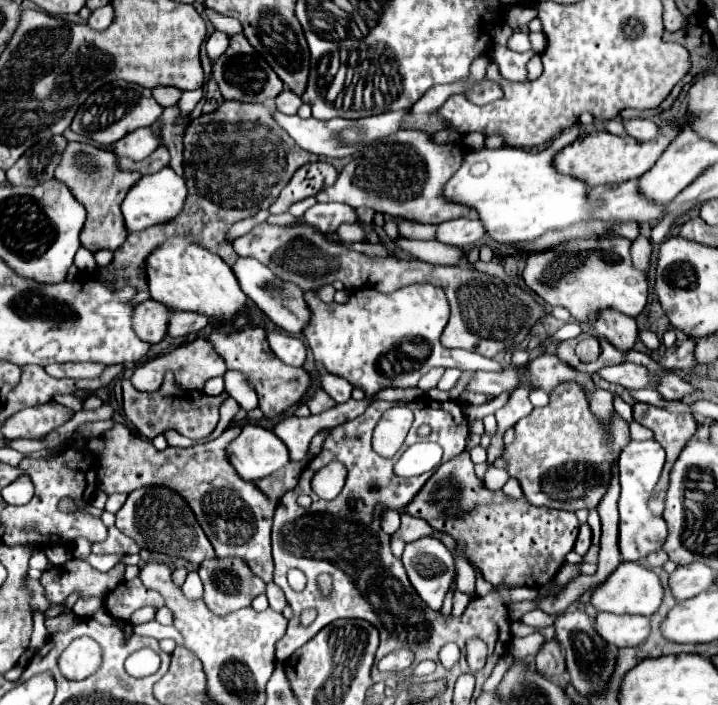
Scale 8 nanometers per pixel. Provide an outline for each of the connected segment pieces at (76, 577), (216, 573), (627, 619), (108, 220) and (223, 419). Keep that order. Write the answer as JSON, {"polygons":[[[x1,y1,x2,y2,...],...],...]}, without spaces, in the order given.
{"polygons":[[[69,559,63,565,47,569,41,575,41,585,51,605,63,603,73,591,81,591,81,597,105,597,123,581,123,569,125,565,117,563,111,571,101,573,85,561]],[[215,557,215,559,205,559,199,567,199,577,205,585,203,601,215,615,227,615,237,609,249,607,251,601,265,591,265,581,259,579,243,559,237,557]],[[599,613,595,629,613,647,637,647,651,633,651,619,643,615,607,615]],[[67,143,55,169,55,179,65,183,73,197,87,209,87,221,81,231,81,245,93,253,99,249,115,251,117,247,121,247,127,239,121,201,125,199,127,191,141,179,141,173,121,171,117,165,117,157,111,151,103,151,85,143]],[[227,397,227,399,223,401,223,405,221,405,219,408,220,418,217,427,215,427,215,431,213,431,213,433,211,433,207,439,211,441,211,439,219,437,219,435,221,435,221,433,223,433,223,431,229,427,229,423,233,421,233,417,235,417,235,413,237,413,237,411,239,411,239,405,237,405,237,403,235,403,231,397]]]}

